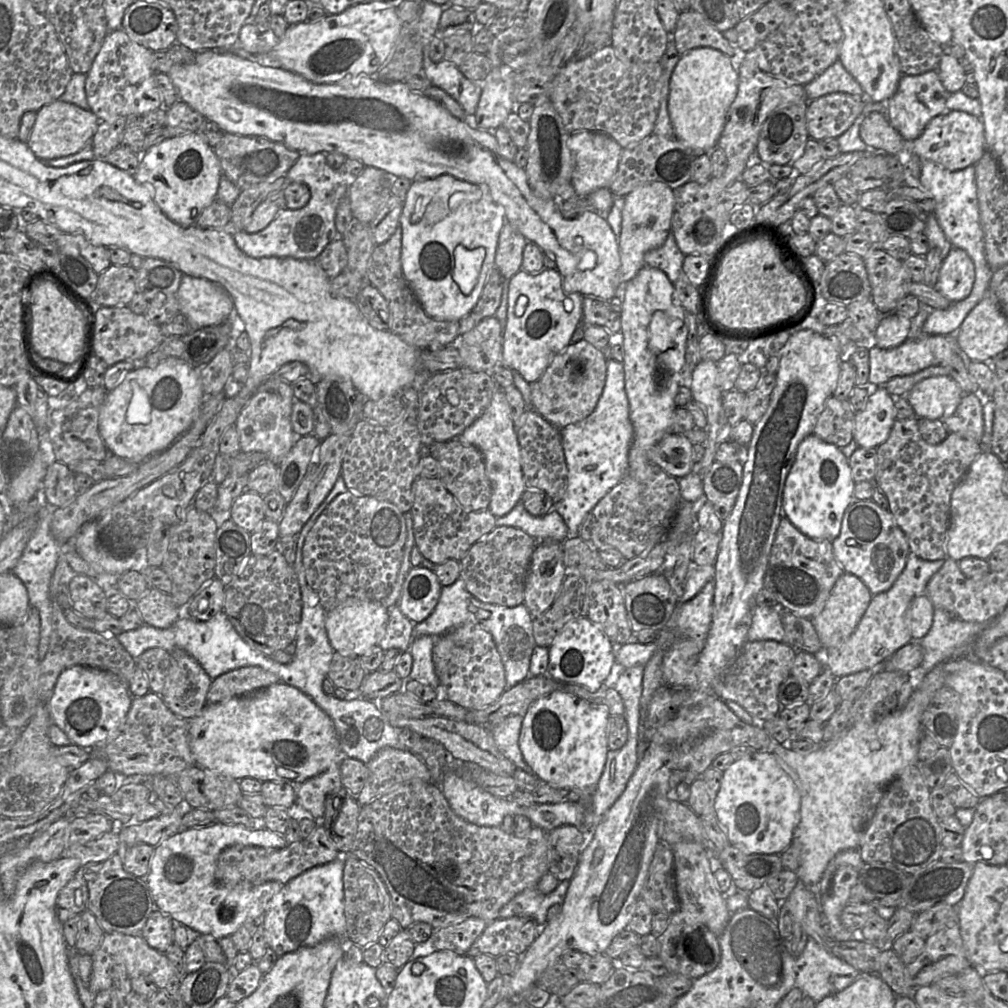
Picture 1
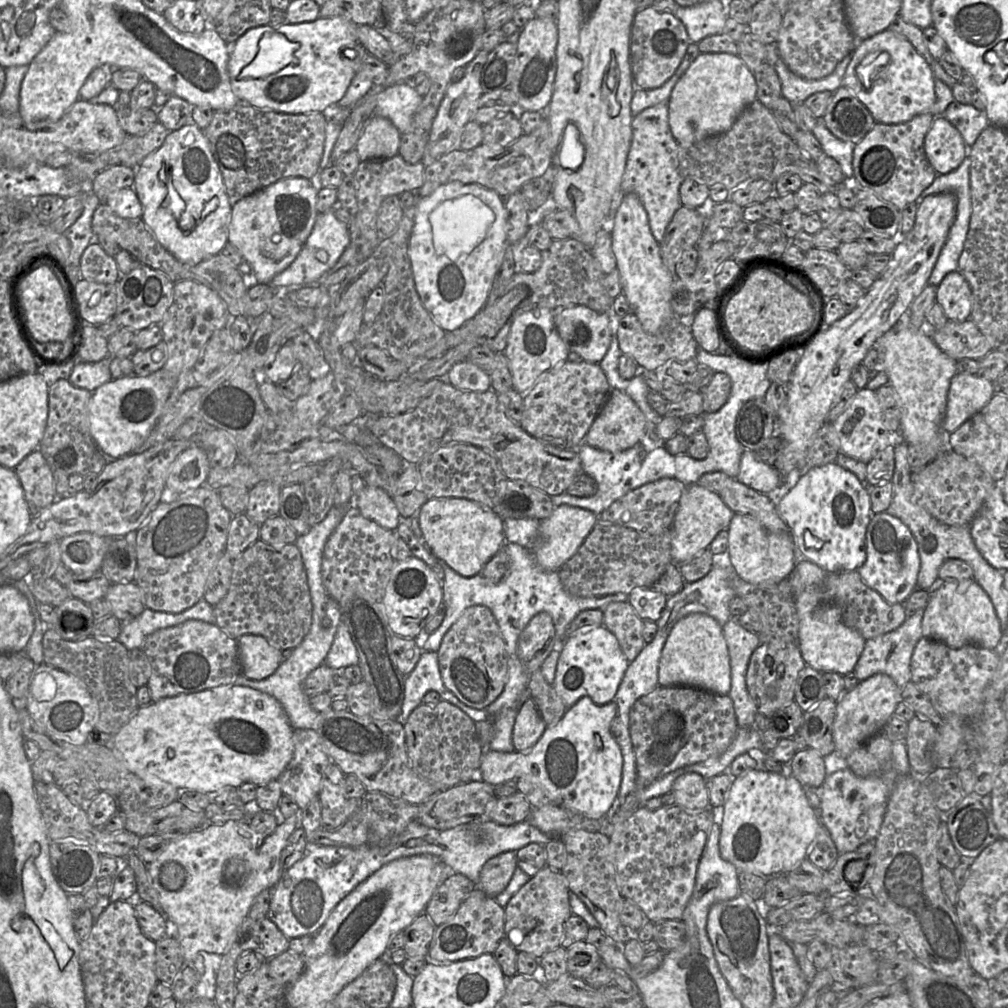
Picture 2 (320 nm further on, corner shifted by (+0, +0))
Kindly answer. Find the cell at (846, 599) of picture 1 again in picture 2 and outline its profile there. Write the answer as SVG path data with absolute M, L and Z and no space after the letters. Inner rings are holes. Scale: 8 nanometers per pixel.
M803 559L796 563L788 576L799 619L798 647L806 665L822 673L835 672L844 676L854 671L866 640L845 624L842 612L836 604L822 600L822 582L826 574L817 564Z

